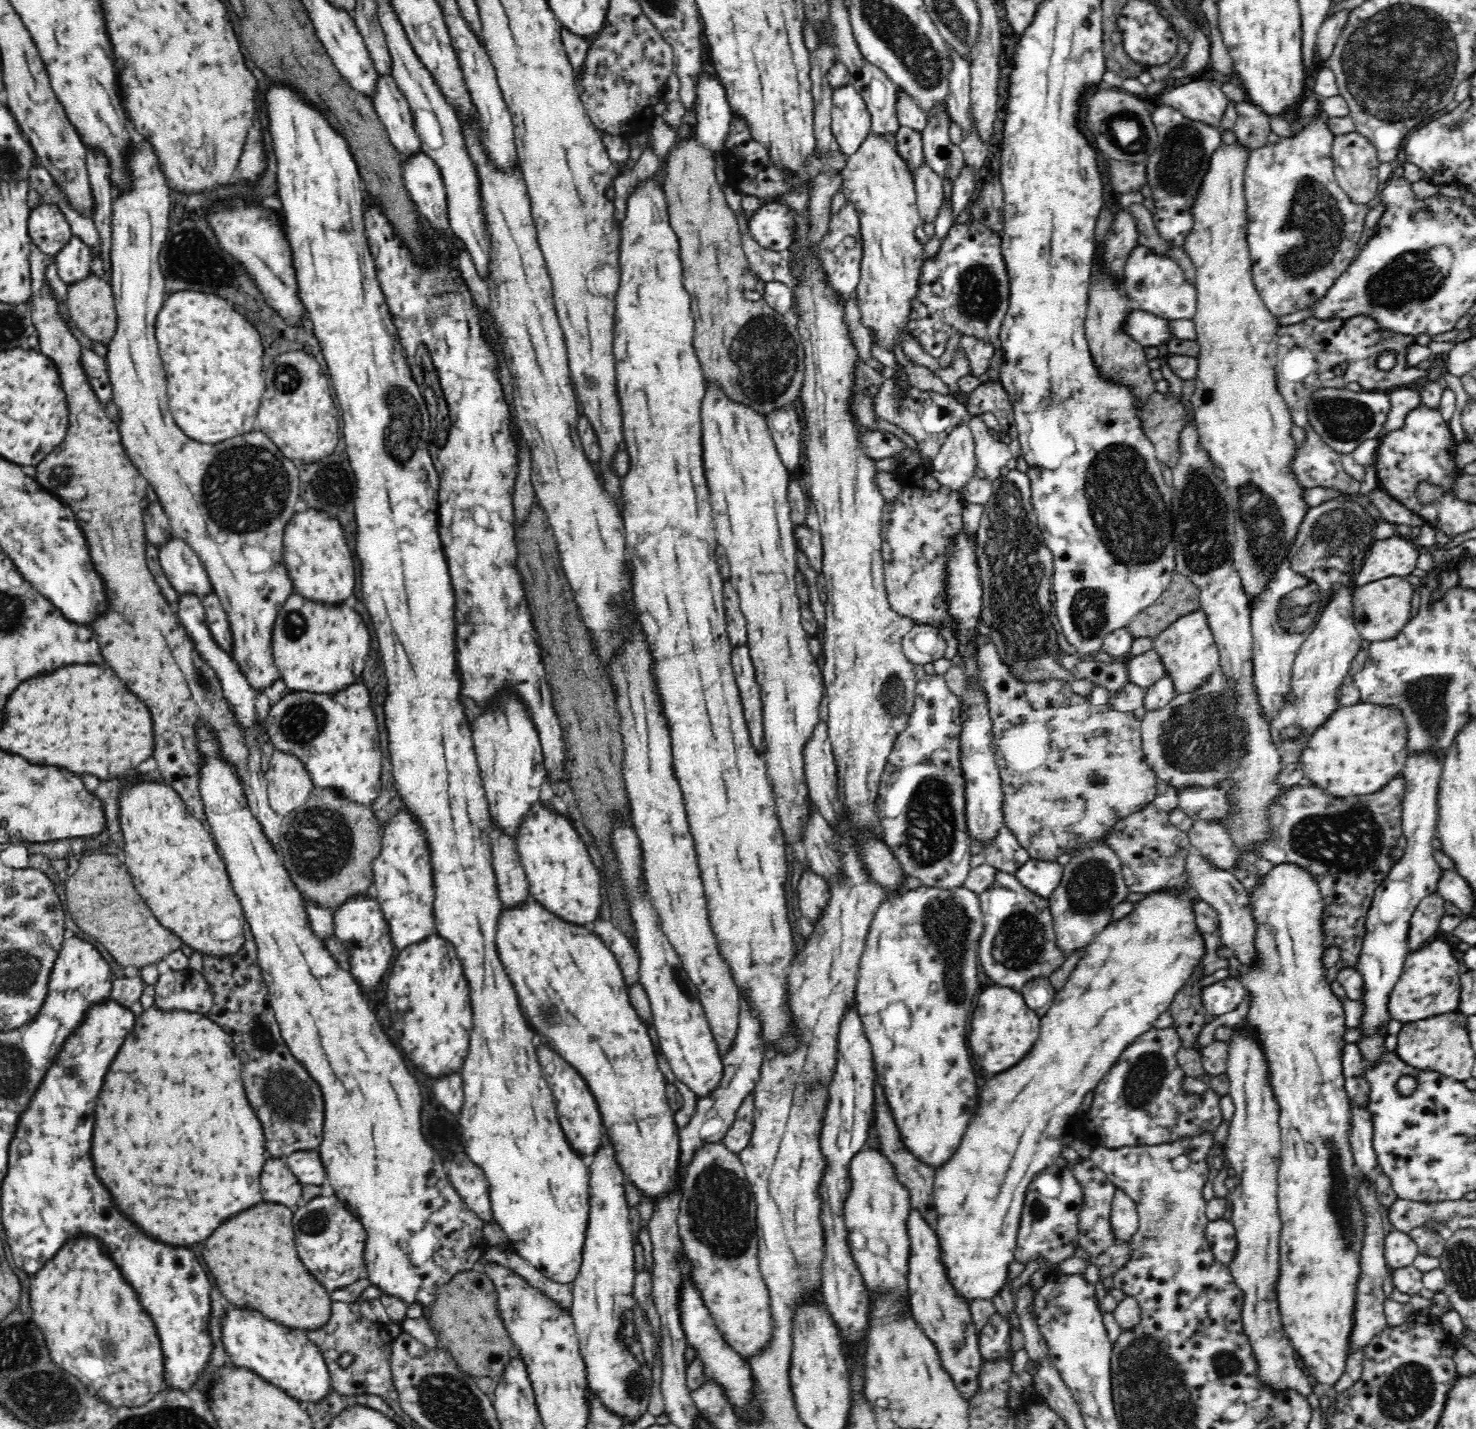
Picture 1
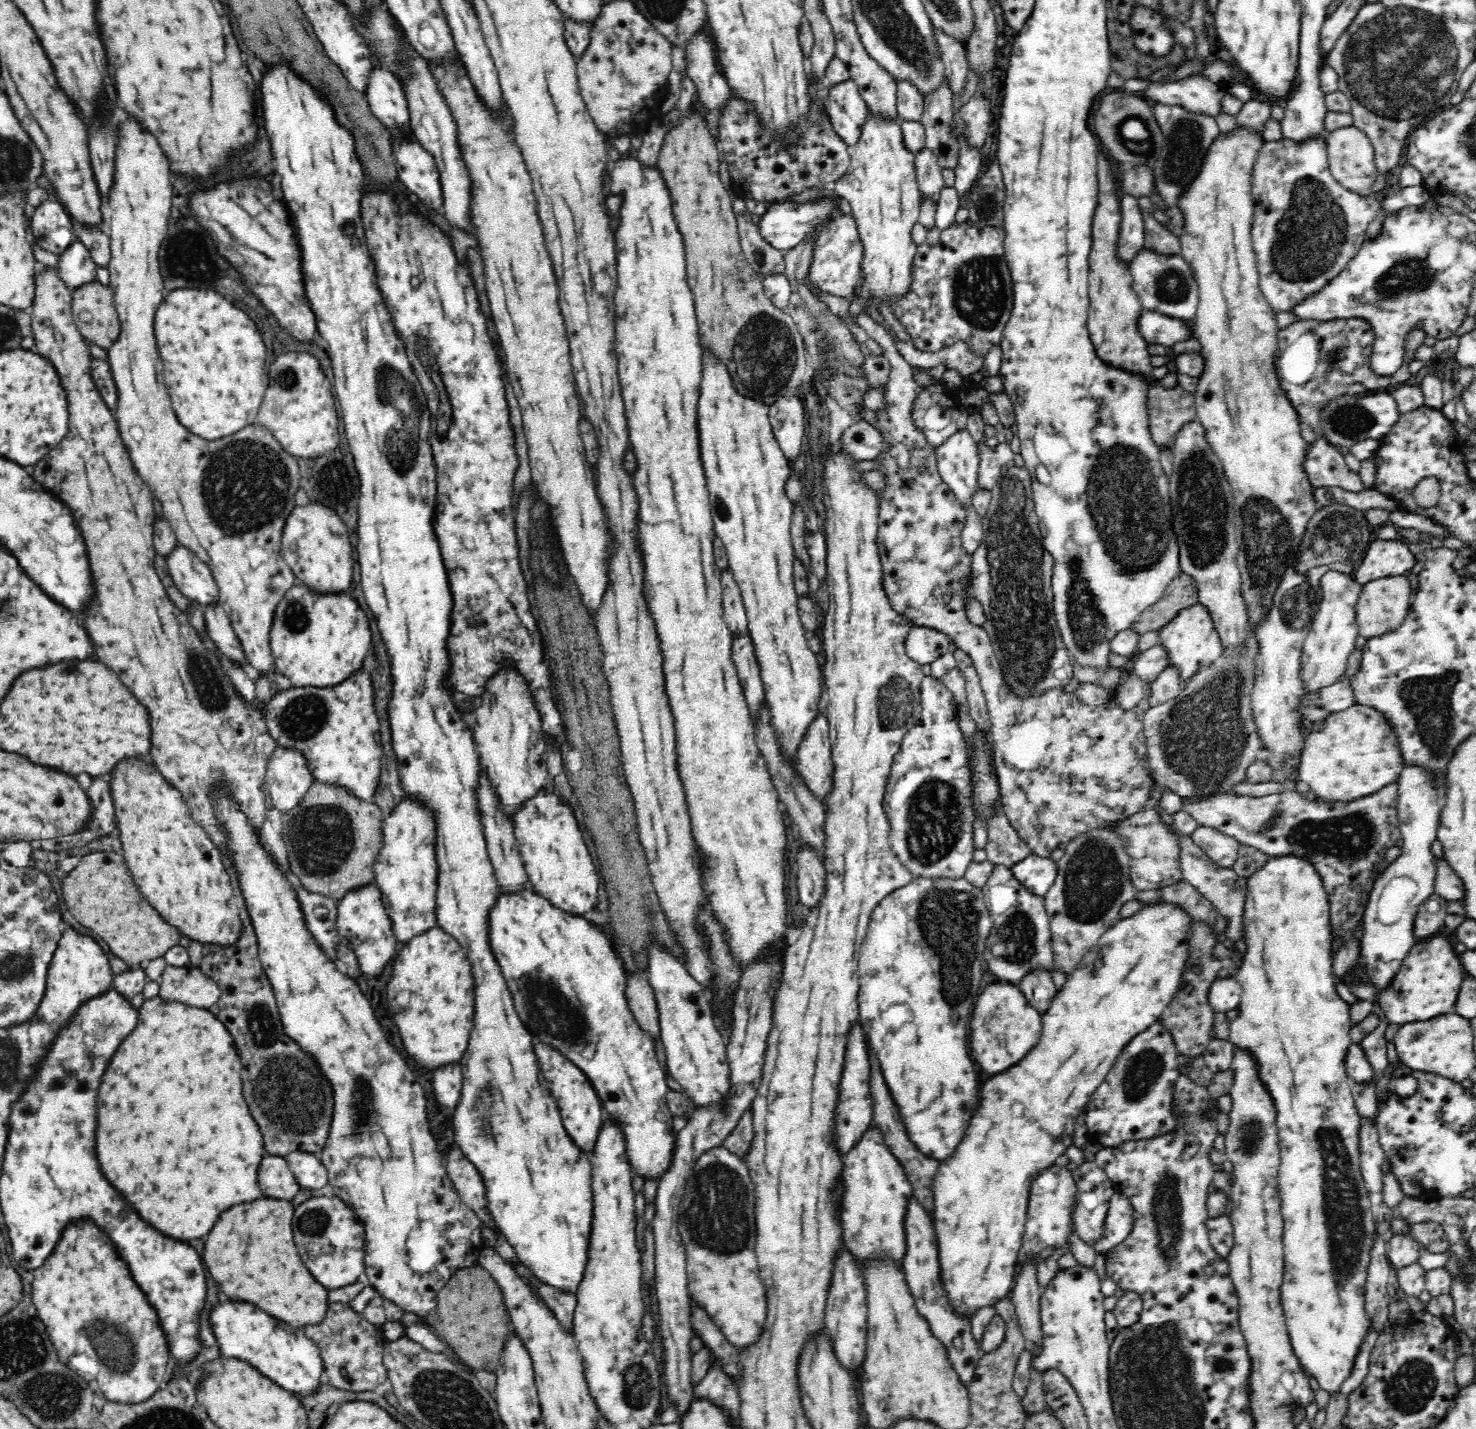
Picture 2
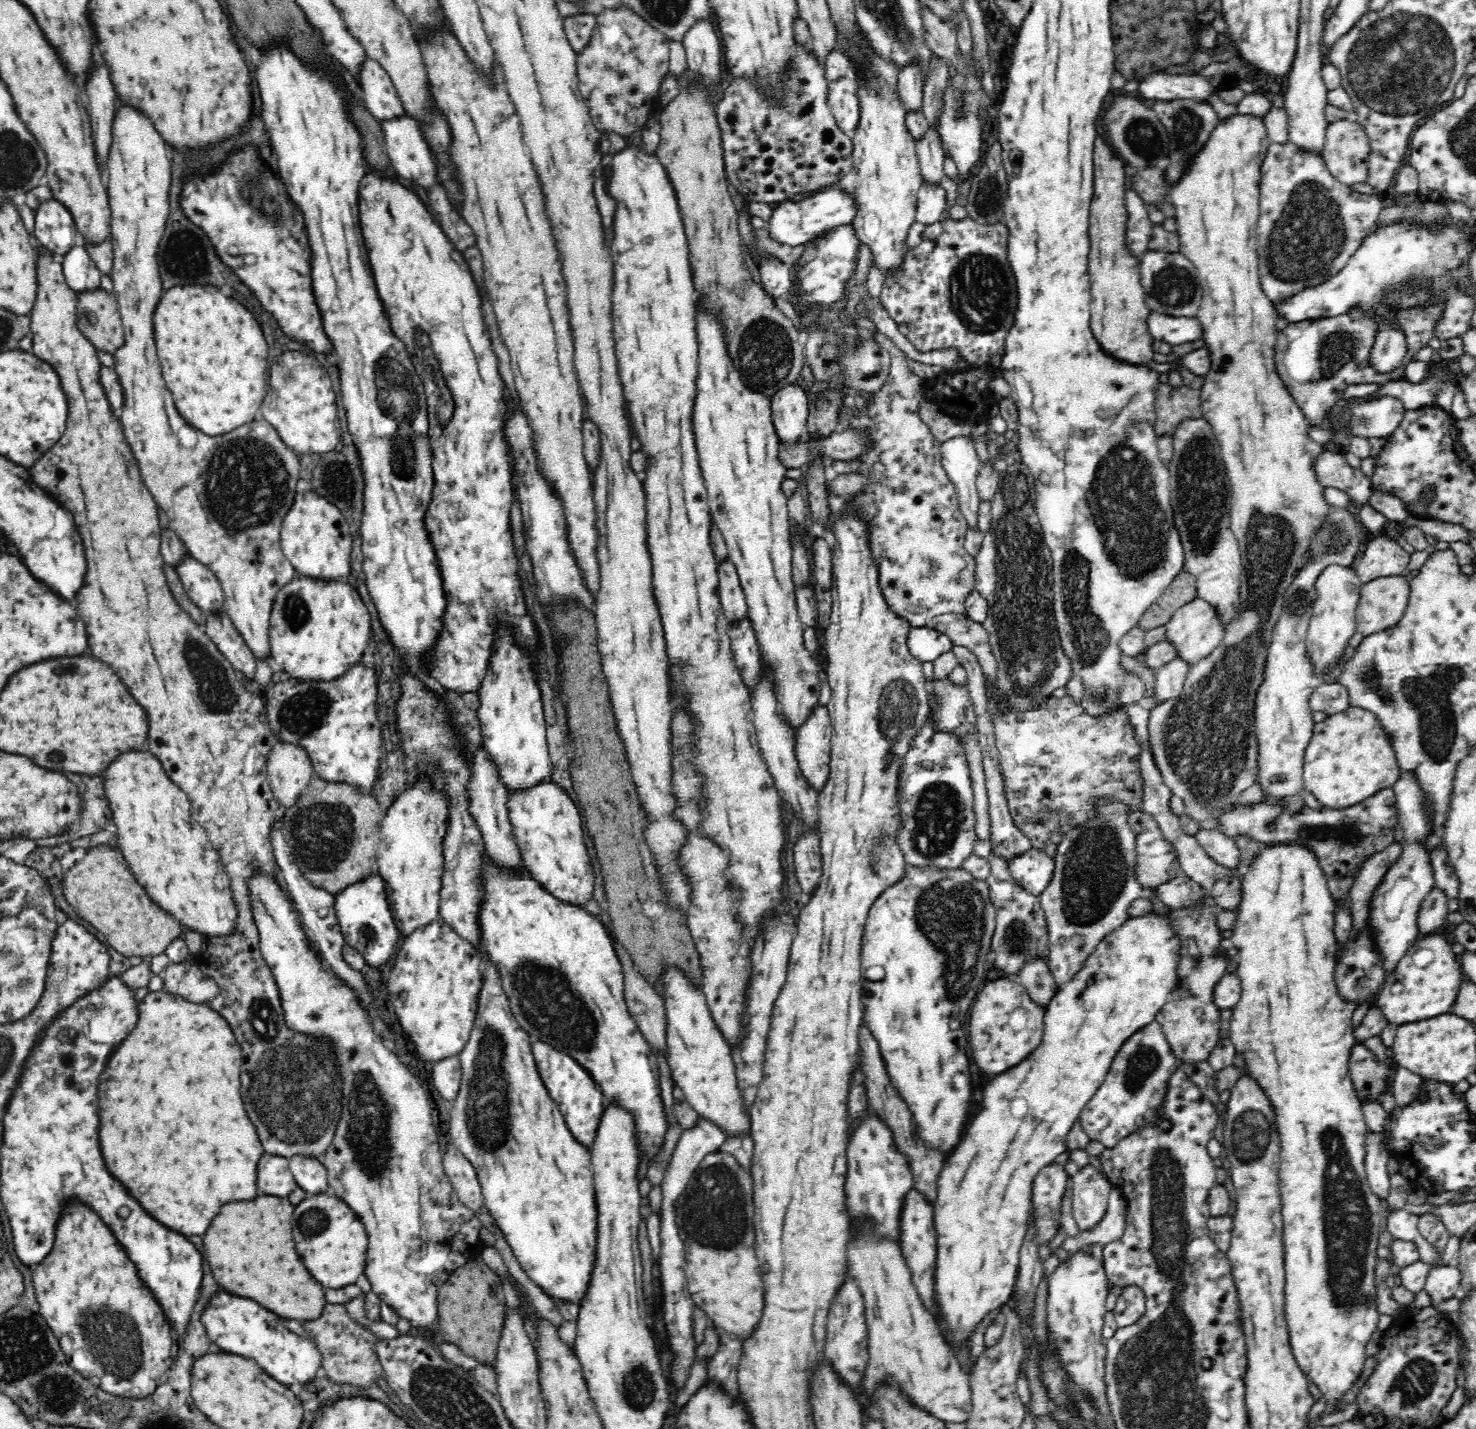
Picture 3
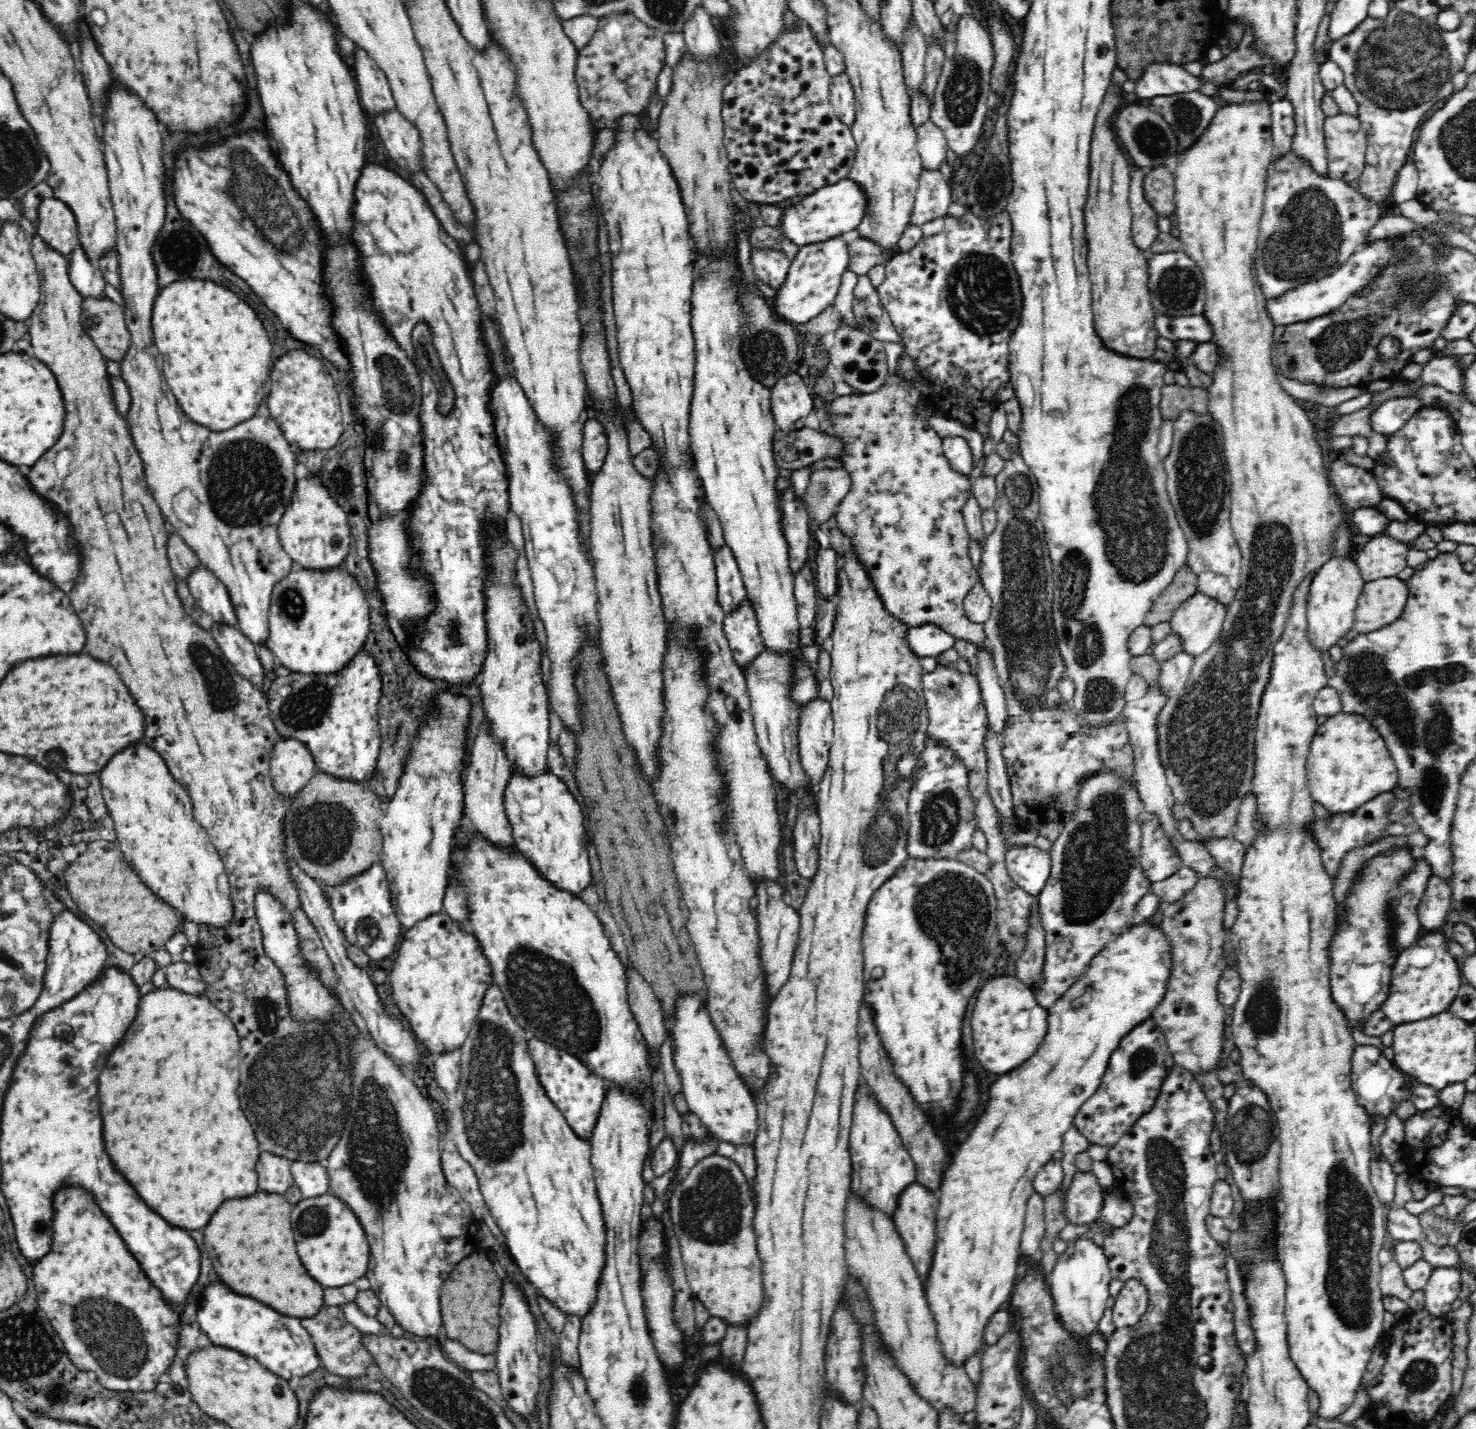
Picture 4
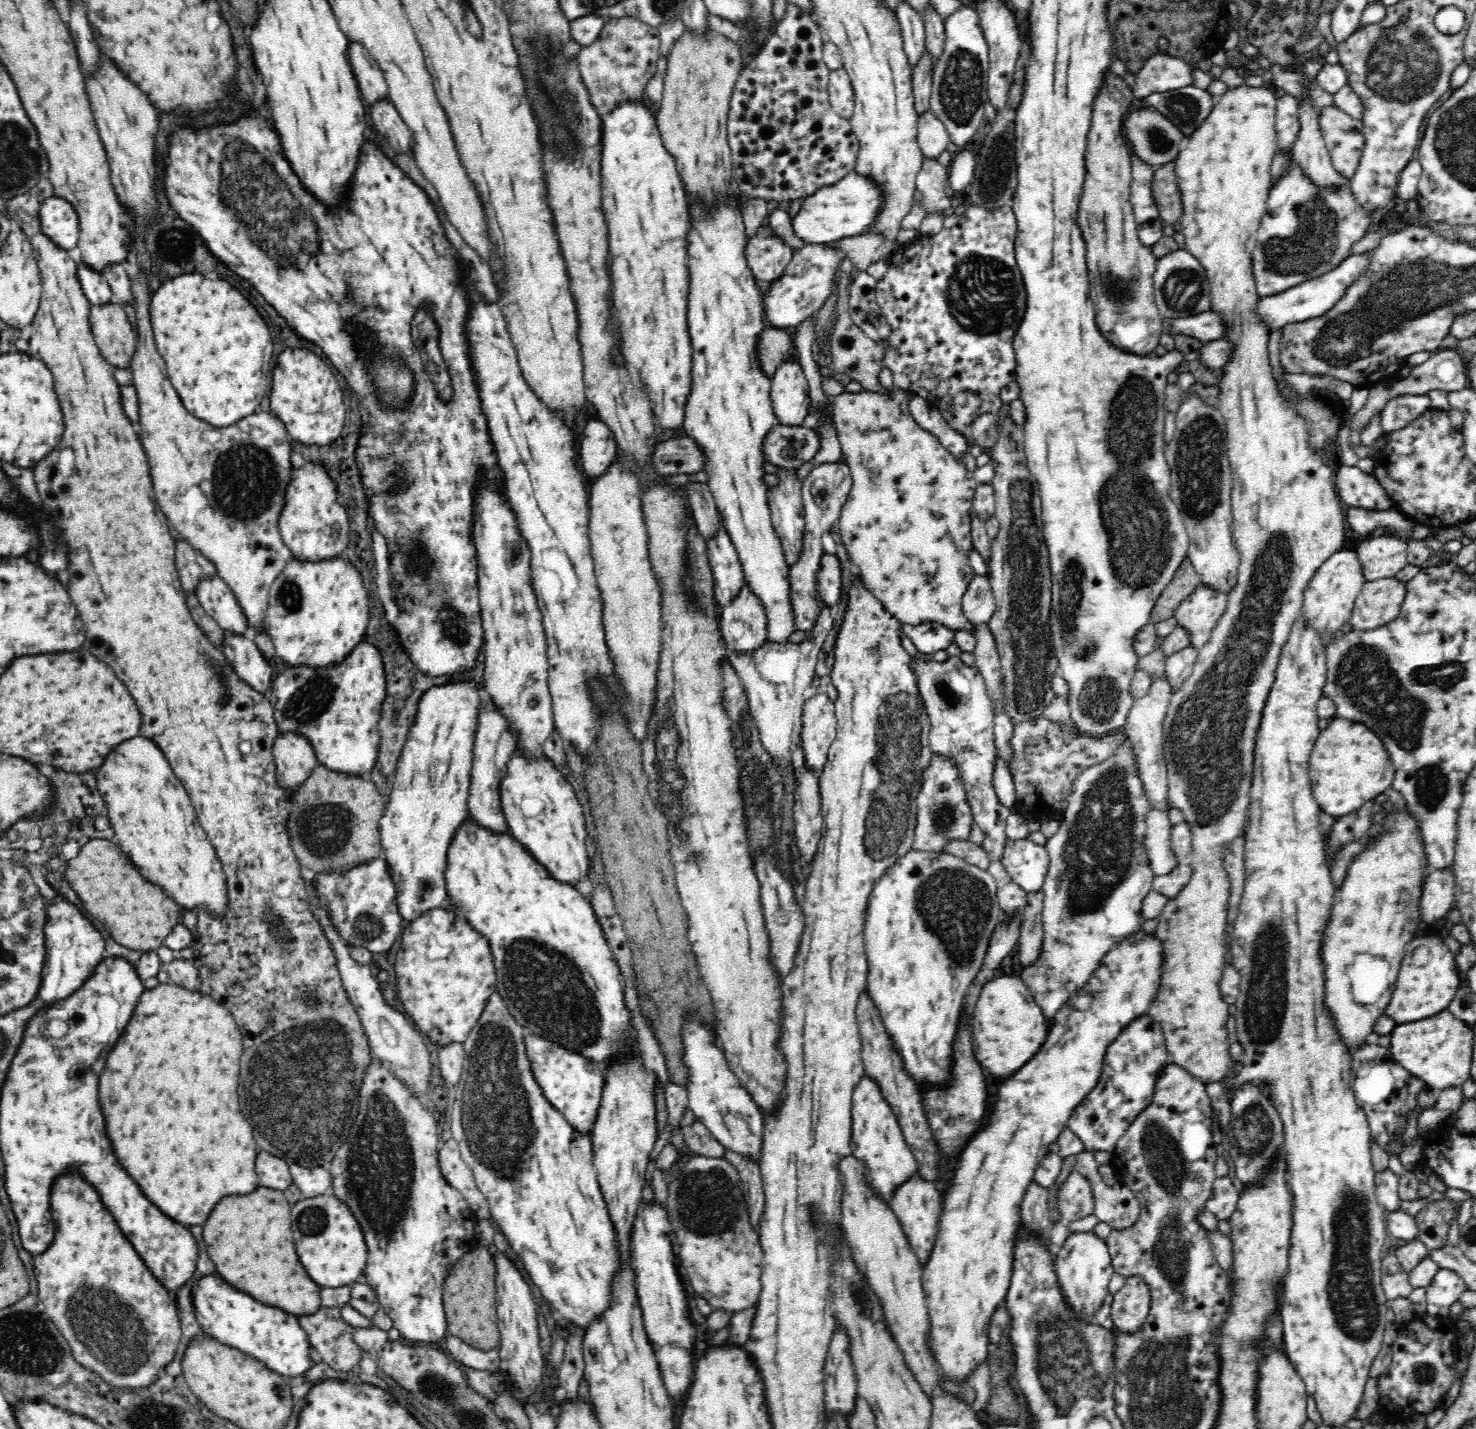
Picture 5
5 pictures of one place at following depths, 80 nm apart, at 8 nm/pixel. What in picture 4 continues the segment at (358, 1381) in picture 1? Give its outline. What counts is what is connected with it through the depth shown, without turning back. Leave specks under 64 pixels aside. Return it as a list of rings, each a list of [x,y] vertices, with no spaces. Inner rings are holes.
[[[321,1306],[320,1312],[313,1318],[300,1320],[301,1326],[309,1332],[315,1351],[320,1357],[321,1364],[331,1374],[340,1374],[346,1378],[358,1378],[366,1376],[368,1366],[374,1366],[374,1360],[369,1352],[364,1349],[360,1338],[362,1332],[349,1324],[344,1317],[344,1312],[338,1306]]]

